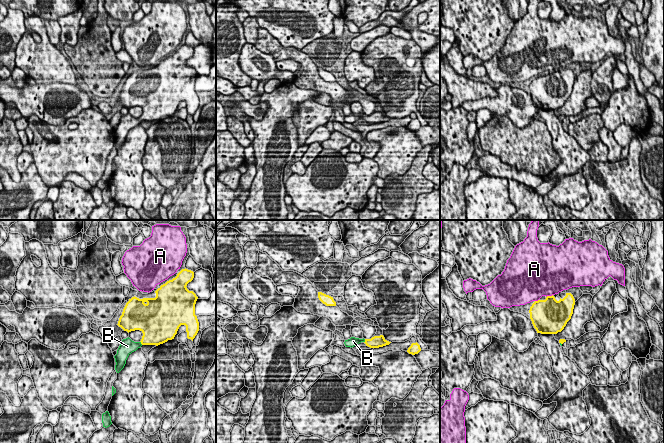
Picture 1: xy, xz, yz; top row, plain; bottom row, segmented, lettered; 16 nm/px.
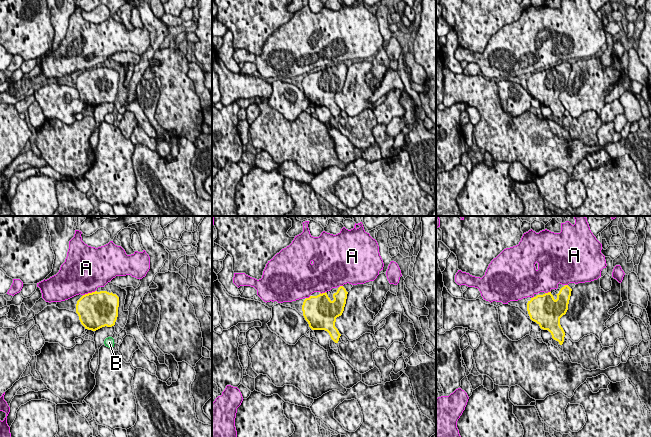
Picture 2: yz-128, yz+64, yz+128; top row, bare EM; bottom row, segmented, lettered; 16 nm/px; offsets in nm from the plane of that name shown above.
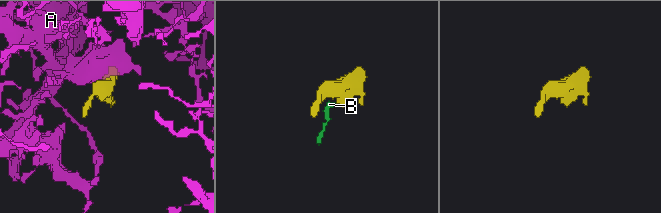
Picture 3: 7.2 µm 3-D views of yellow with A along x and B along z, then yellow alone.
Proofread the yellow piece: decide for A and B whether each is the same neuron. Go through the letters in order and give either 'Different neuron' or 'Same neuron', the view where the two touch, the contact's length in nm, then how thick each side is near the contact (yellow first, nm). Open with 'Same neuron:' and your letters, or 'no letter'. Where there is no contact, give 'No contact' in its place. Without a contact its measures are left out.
Same neuron: A, B
A: Same neuron. Touches yellow in yz. Shared border 120 nm. Thickness 420 nm (yellow) against 480 nm
B: Same neuron. Touches yellow in xy. Shared border 70 nm. Thickness 360 nm (yellow) against 240 nm

